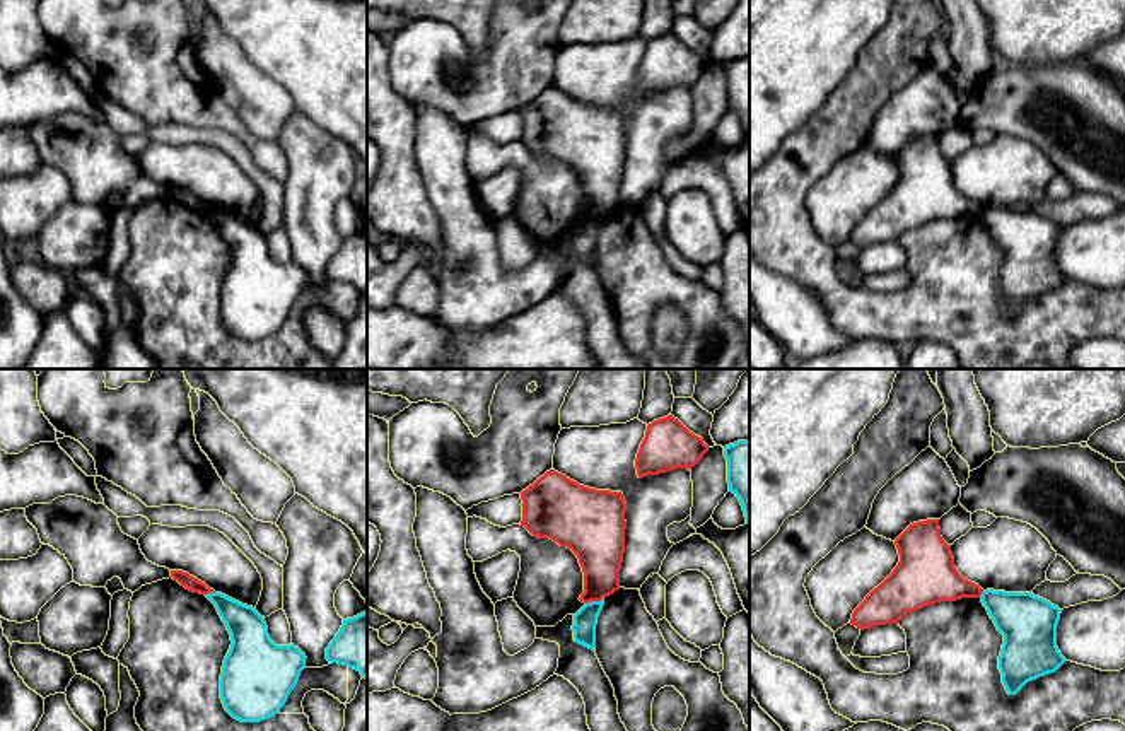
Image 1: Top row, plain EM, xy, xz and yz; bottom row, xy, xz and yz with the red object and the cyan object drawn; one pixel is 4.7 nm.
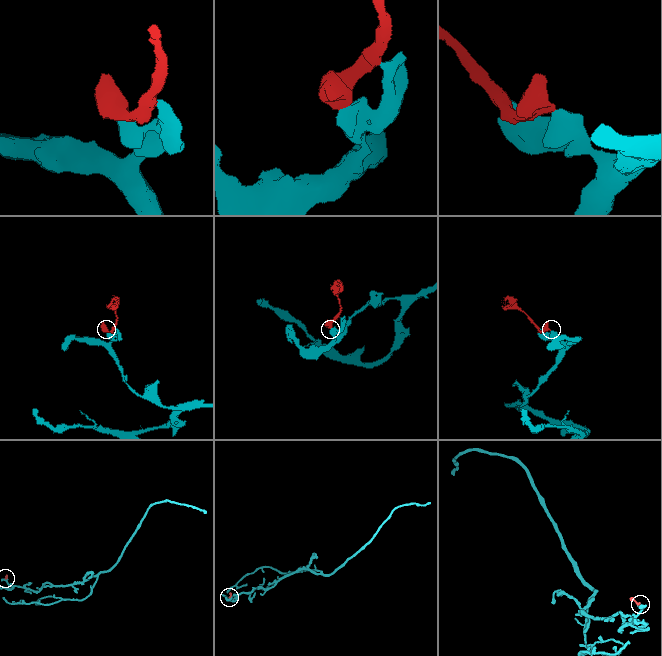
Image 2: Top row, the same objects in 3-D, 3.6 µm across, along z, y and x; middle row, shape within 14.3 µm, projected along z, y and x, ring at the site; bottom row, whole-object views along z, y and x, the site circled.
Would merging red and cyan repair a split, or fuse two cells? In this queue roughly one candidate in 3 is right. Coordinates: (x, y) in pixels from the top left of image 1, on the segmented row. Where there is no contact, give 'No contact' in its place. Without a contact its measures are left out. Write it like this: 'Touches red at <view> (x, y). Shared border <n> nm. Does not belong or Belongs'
Touches red at xz (593, 600). Shared border 80 nm. Does not belong

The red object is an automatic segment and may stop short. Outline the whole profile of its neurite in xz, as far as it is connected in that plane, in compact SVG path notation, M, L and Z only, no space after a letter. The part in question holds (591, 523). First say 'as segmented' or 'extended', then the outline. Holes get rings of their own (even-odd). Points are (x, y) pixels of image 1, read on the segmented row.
as segmented | M550 470L522 490L521 499L521 526L577 555L584 572L582 603L601 601L620 589L627 529L621 492L589 488Z

